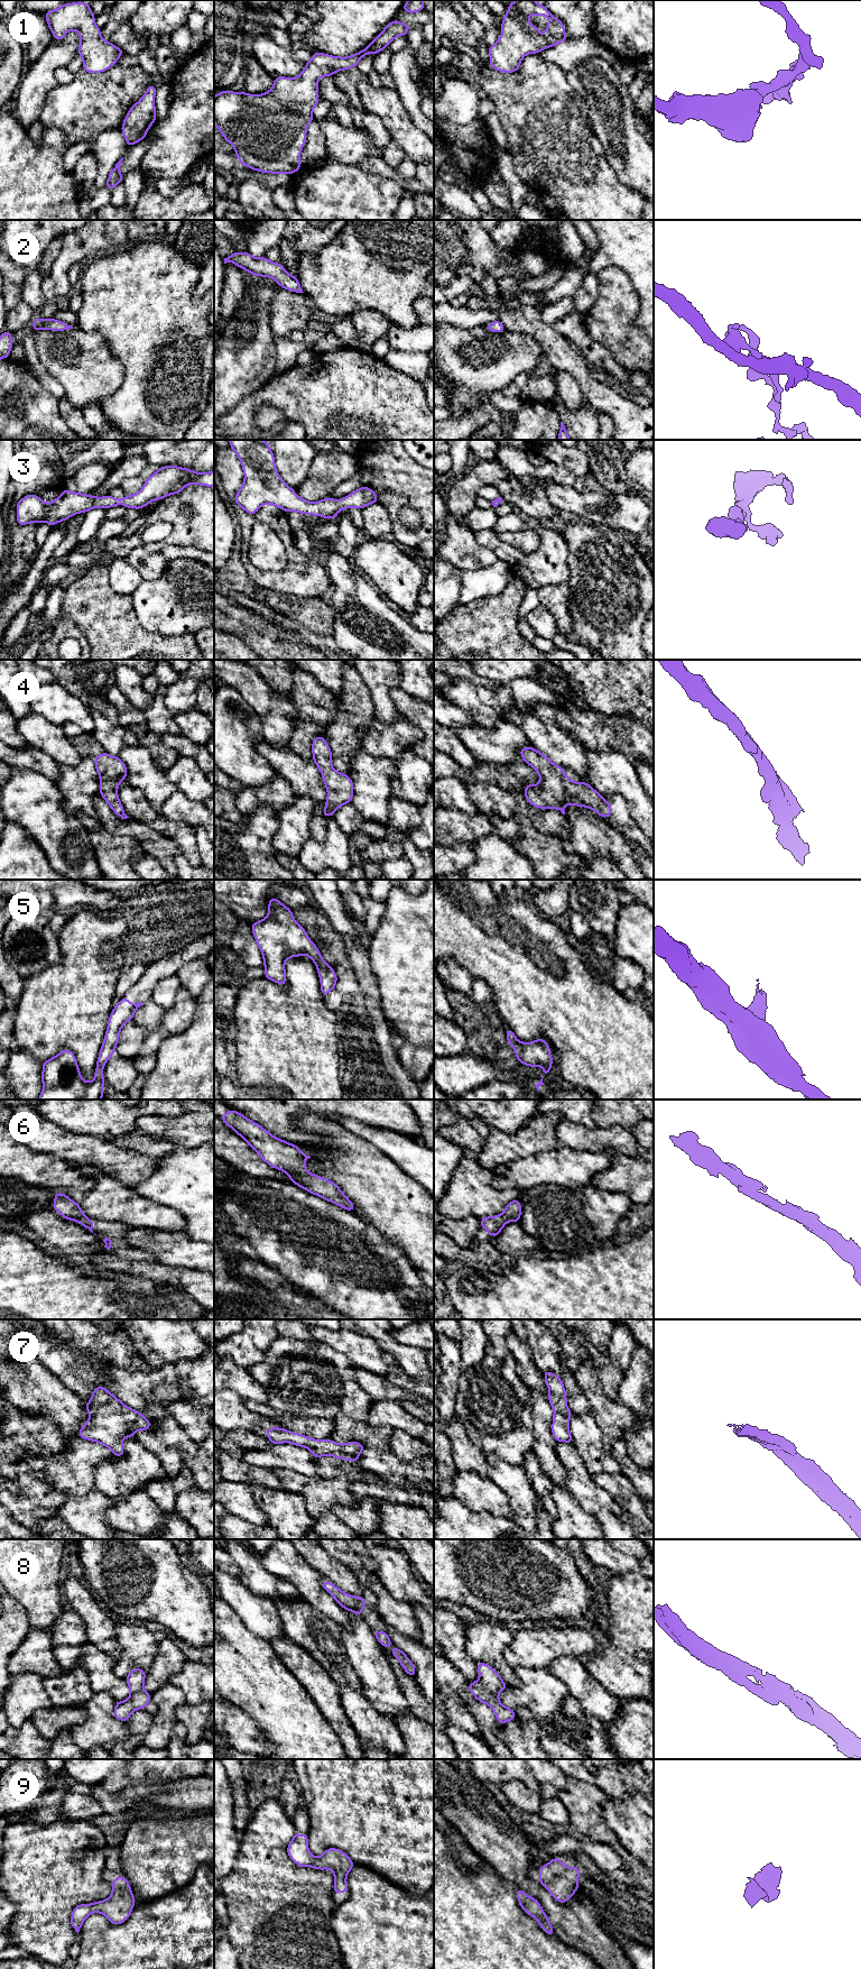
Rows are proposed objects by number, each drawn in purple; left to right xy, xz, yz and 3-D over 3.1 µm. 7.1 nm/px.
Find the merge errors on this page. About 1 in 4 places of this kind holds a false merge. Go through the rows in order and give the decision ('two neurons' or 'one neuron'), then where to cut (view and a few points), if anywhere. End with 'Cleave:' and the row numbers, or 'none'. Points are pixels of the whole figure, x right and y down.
1: one neuron | no cut
2: one neuron | no cut
3: one neuron | no cut
4: one neuron | no cut
5: one neuron | no cut
6: one neuron | no cut
7: one neuron | no cut
8: one neuron | no cut
9: one neuron | no cut
Cleave: none

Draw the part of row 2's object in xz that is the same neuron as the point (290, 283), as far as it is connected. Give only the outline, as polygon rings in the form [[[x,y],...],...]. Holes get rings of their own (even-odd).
[[[248,251],[233,252],[228,258],[224,258],[224,264],[229,261],[252,274],[253,276],[272,278],[280,287],[285,289],[296,293],[304,293],[297,276],[288,274],[285,270],[285,267],[279,263],[272,263],[266,257],[252,257]]]

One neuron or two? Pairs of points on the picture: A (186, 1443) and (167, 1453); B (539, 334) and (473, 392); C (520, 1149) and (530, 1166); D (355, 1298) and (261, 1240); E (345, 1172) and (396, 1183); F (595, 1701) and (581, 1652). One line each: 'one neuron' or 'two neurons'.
A: one neuron
B: two neurons
C: two neurons
D: one neuron
E: one neuron
F: two neurons

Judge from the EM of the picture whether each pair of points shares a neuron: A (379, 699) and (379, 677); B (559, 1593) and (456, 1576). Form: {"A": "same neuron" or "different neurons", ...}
{"A": "same neuron", "B": "same neuron"}

